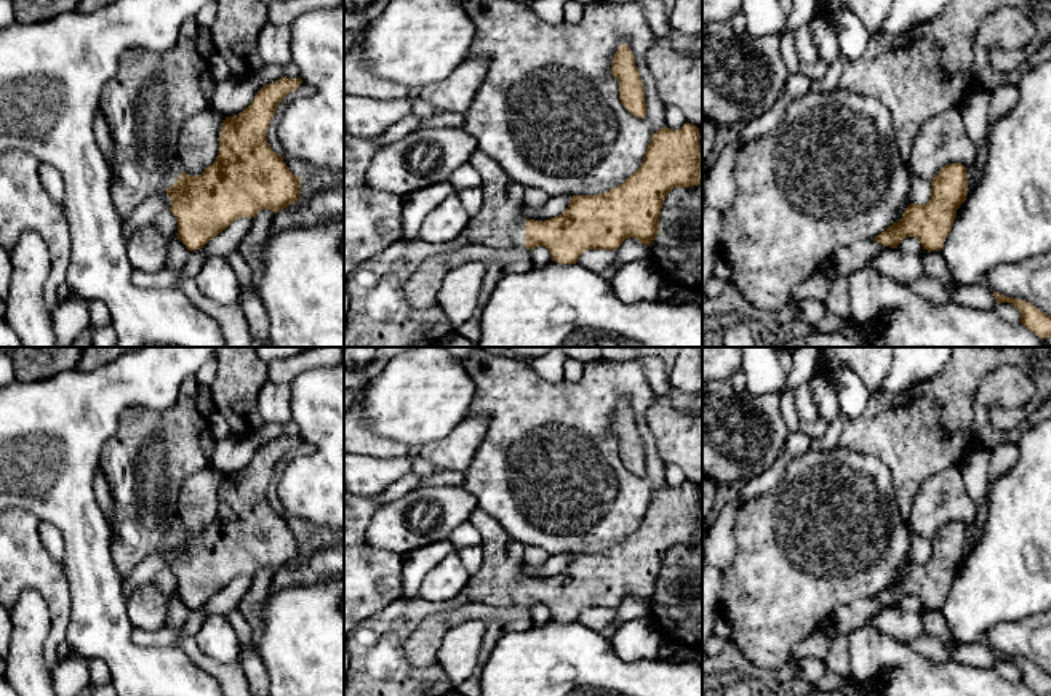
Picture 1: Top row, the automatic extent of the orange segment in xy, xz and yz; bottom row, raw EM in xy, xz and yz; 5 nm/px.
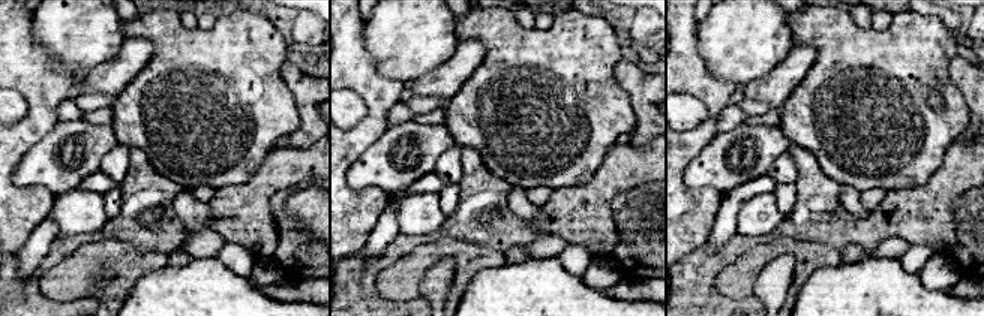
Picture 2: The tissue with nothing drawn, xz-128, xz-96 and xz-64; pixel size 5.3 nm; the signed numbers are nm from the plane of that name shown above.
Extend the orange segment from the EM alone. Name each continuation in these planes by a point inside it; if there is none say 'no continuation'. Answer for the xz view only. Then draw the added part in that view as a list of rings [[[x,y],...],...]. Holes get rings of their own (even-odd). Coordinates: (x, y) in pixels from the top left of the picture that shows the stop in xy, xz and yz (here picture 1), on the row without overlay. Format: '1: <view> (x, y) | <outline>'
1: xz (499, 581) | [[[477,507],[470,523],[482,534],[482,568],[470,576],[459,595],[445,602],[445,610],[454,610],[470,602],[483,602],[490,606],[526,606],[523,574],[525,546]]]

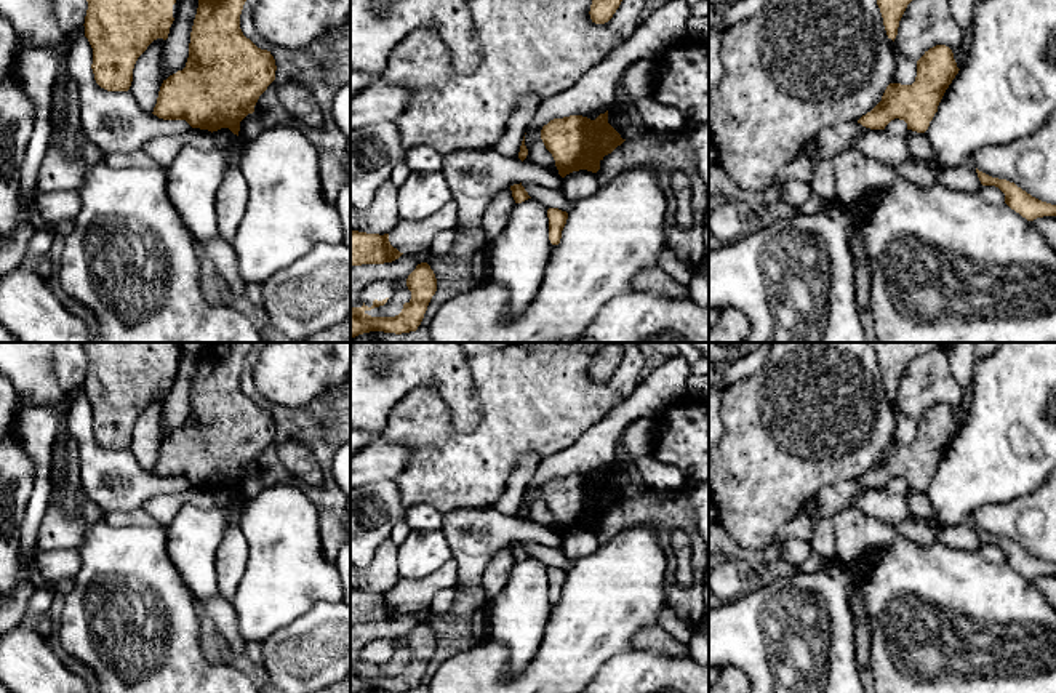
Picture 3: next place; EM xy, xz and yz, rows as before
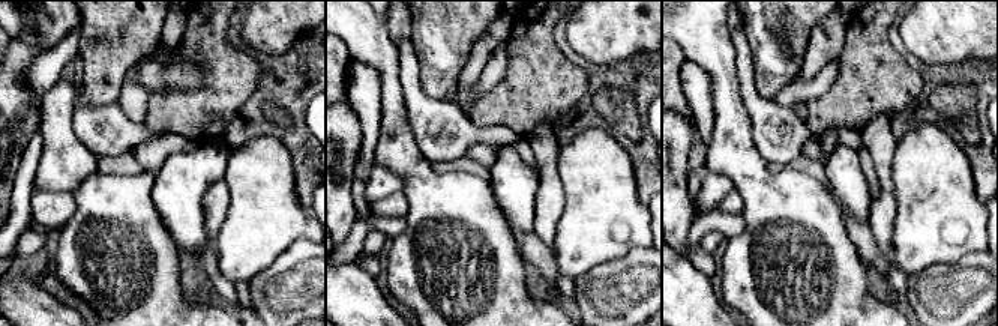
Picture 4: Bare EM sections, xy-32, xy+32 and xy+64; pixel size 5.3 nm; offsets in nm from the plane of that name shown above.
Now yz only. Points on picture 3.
no continuation

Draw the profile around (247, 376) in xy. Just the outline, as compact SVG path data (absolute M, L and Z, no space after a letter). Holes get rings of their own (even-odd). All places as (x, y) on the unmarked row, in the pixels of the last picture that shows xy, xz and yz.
M251 351L246 357L242 373L240 373L240 387L246 397L250 397L261 408L274 408L275 405L267 402L256 389L254 384L254 367L259 360L259 352Z

